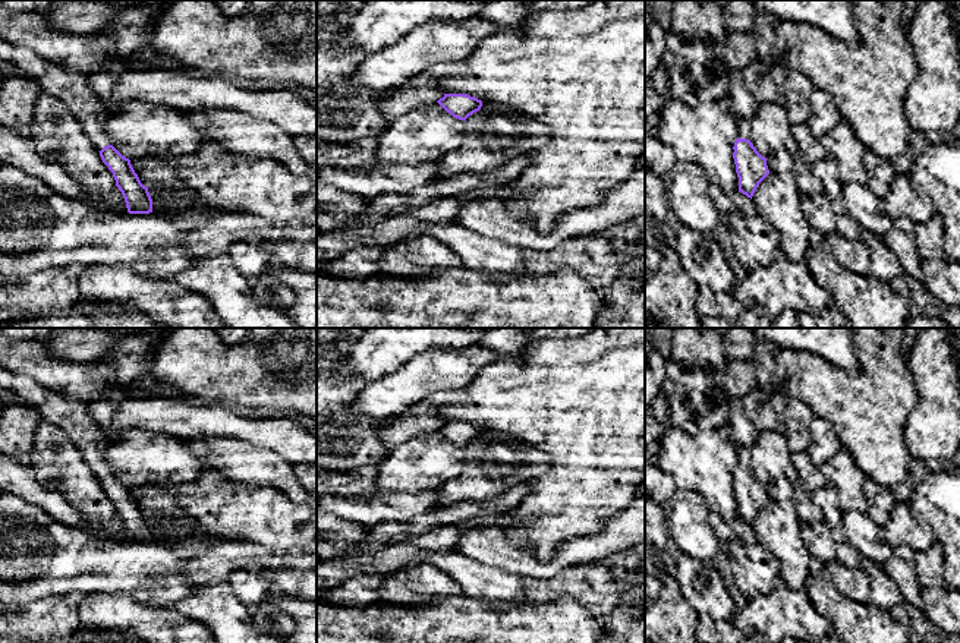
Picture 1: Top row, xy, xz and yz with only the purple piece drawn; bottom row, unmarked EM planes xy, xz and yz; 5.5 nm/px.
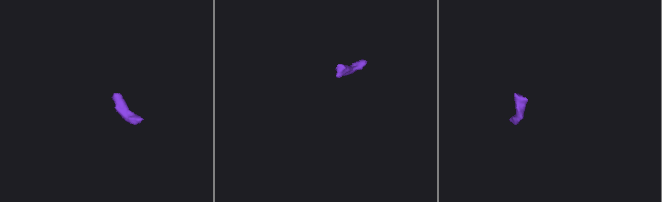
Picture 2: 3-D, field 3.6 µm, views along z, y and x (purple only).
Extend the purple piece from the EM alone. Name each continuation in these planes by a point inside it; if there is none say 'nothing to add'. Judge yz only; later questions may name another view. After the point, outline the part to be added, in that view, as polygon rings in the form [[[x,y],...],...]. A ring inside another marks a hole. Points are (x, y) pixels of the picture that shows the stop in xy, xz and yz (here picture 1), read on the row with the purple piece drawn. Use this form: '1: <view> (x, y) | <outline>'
1: yz (743, 125) | [[[736,119],[739,126],[739,138],[749,139],[750,133],[750,119]]]

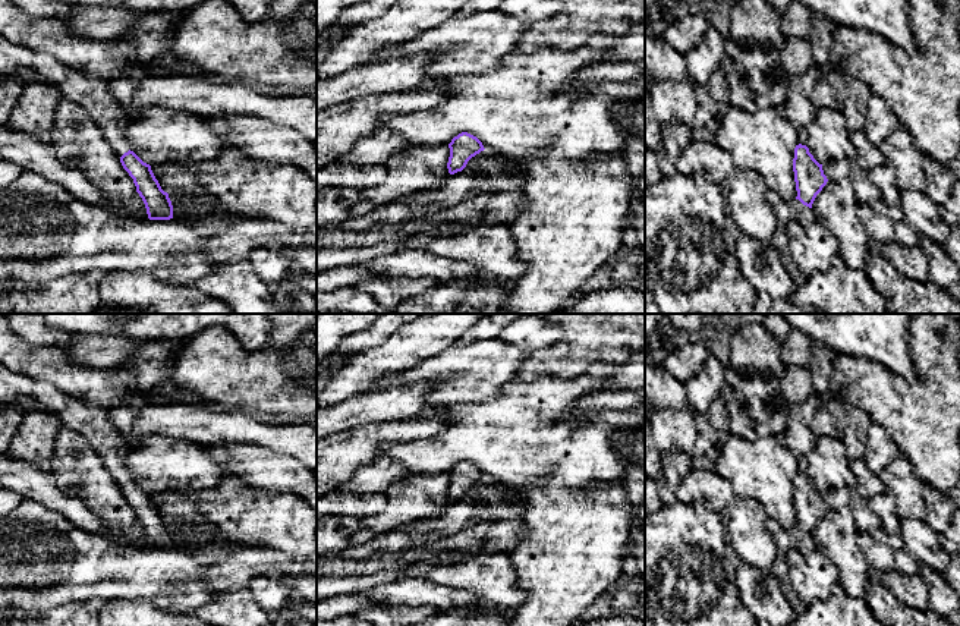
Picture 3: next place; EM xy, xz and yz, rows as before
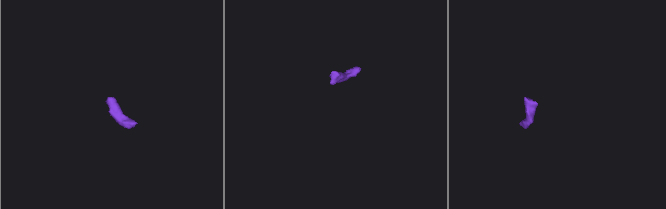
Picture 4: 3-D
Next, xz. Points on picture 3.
nothing to add

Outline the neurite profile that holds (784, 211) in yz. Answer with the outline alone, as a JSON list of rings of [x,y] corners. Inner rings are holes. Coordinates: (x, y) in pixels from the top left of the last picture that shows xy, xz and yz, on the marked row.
[[[774,191],[767,192],[767,199],[781,226],[786,226],[791,220],[797,220],[802,224],[812,224],[816,221],[813,210],[803,205],[799,199],[784,201]]]

